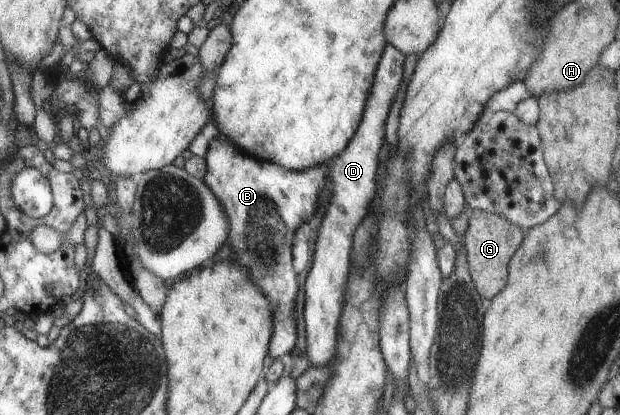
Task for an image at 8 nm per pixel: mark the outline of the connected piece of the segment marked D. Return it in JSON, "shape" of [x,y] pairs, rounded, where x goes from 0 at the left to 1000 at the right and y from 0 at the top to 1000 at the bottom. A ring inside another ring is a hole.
{"shape":[[[626,108],[605,164],[605,193],[590,246],[584,289],[568,325],[565,342],[545,373],[526,390],[534,419],[534,472],[526,496],[526,516],[511,549],[510,578],[503,617],[497,636],[490,682],[489,764],[492,771],[494,858],[500,877],[519,882],[532,870],[539,853],[542,790],[547,790],[545,761],[552,757],[552,708],[555,684],[565,665],[565,593],[573,549],[590,525],[594,487],[603,472],[603,424],[610,405],[610,361],[616,352],[619,328],[619,289],[626,280],[626,260],[642,222],[648,198],[648,149],[652,135],[644,118]]]}

